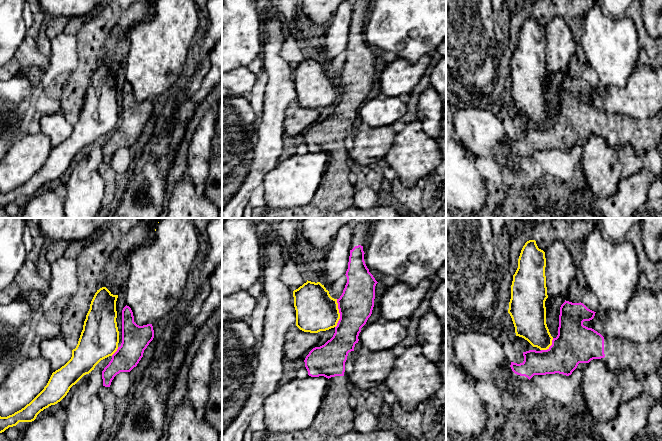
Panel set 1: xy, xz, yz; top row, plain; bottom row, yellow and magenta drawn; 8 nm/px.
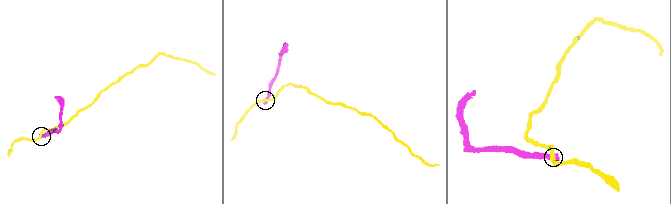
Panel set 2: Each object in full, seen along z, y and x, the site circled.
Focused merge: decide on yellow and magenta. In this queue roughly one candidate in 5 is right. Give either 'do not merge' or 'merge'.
do not merge

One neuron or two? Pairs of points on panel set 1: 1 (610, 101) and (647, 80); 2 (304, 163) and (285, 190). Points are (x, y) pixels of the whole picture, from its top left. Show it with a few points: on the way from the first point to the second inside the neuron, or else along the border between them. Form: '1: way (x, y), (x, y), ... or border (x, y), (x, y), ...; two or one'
1: way (619, 100), (627, 100), (638, 89); one
2: way (304, 170), (292, 183); one

